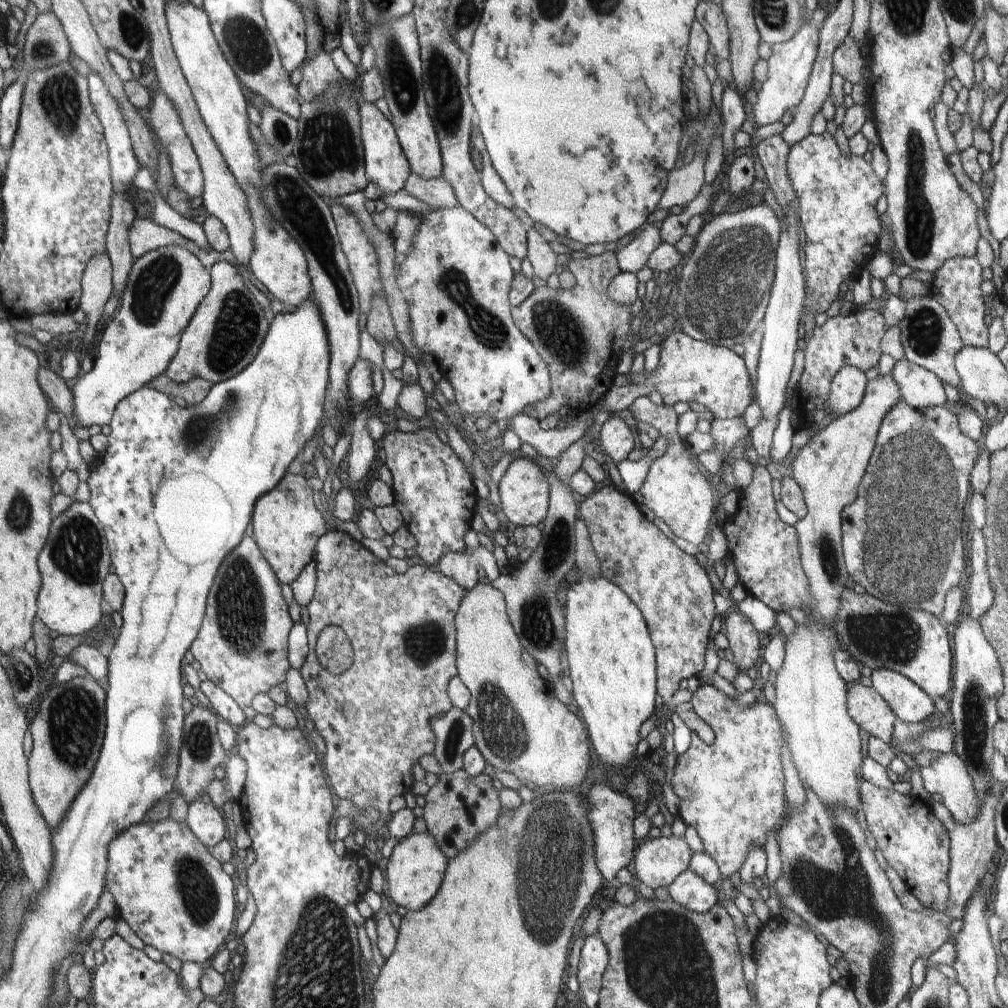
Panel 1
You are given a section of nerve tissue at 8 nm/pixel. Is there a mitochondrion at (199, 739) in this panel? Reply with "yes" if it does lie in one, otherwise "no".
yes

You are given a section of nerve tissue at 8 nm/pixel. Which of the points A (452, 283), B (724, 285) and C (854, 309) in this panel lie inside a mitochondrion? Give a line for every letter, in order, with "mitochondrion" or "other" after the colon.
A: mitochondrion
B: mitochondrion
C: other

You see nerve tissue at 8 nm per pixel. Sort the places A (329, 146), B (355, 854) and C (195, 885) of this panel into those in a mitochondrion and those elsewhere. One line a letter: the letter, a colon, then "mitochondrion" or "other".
A: mitochondrion
B: other
C: mitochondrion

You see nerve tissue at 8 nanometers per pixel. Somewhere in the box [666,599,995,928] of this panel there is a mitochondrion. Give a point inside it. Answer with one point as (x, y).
(973, 708)

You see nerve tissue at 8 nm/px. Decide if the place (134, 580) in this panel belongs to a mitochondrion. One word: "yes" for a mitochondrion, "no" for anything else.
no

